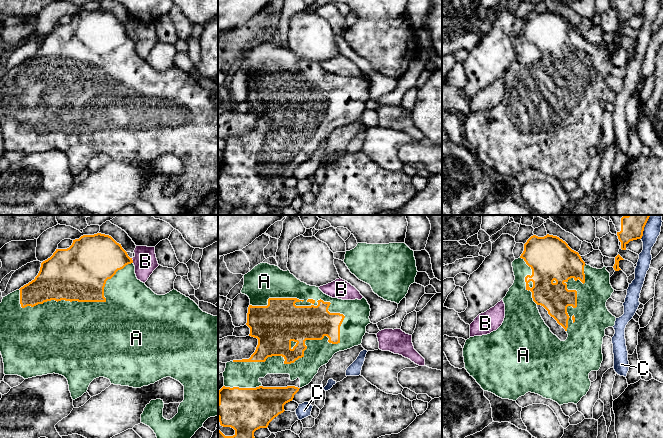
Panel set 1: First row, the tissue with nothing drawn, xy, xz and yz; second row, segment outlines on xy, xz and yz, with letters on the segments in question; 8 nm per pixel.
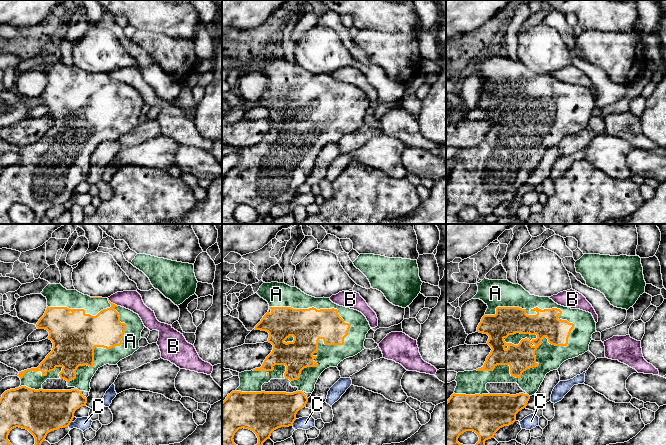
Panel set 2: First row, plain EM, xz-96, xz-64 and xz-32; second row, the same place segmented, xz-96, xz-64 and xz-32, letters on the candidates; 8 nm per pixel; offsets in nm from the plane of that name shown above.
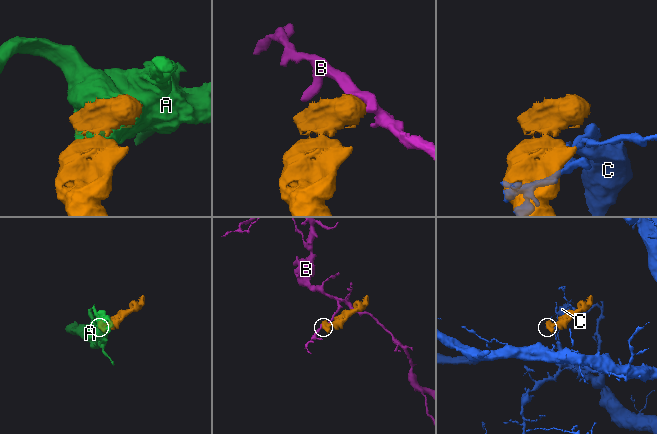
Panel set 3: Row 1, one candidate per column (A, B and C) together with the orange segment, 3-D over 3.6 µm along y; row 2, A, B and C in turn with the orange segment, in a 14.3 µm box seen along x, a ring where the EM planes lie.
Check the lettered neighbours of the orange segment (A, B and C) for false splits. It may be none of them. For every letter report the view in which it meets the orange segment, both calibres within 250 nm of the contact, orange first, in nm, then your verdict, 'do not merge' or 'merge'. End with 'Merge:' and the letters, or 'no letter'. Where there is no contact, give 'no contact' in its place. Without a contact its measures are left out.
A: xz | 280/200 nm | merge
B: xy | 340/190 nm | do not merge
C: yz | 140/130 nm | do not merge
Merge: A

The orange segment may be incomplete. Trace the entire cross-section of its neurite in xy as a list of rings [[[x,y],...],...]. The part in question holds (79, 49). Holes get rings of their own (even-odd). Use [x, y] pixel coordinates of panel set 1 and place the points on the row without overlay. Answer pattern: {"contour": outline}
{"contour": [[[97,9],[83,11],[73,16],[67,25],[56,25],[53,31],[41,39],[40,47],[34,56],[7,72],[0,79],[0,128],[4,139],[5,151],[18,151],[24,155],[47,150],[64,152],[69,161],[73,176],[87,168],[90,159],[99,153],[110,156],[111,160],[141,164],[171,153],[184,162],[184,176],[178,183],[178,189],[170,196],[163,193],[164,178],[161,175],[151,176],[141,190],[141,199],[149,202],[157,215],[190,215],[210,193],[218,192],[218,92],[203,88],[189,73],[173,65],[165,71],[157,71],[145,59],[137,55],[132,34],[111,12]]]}

